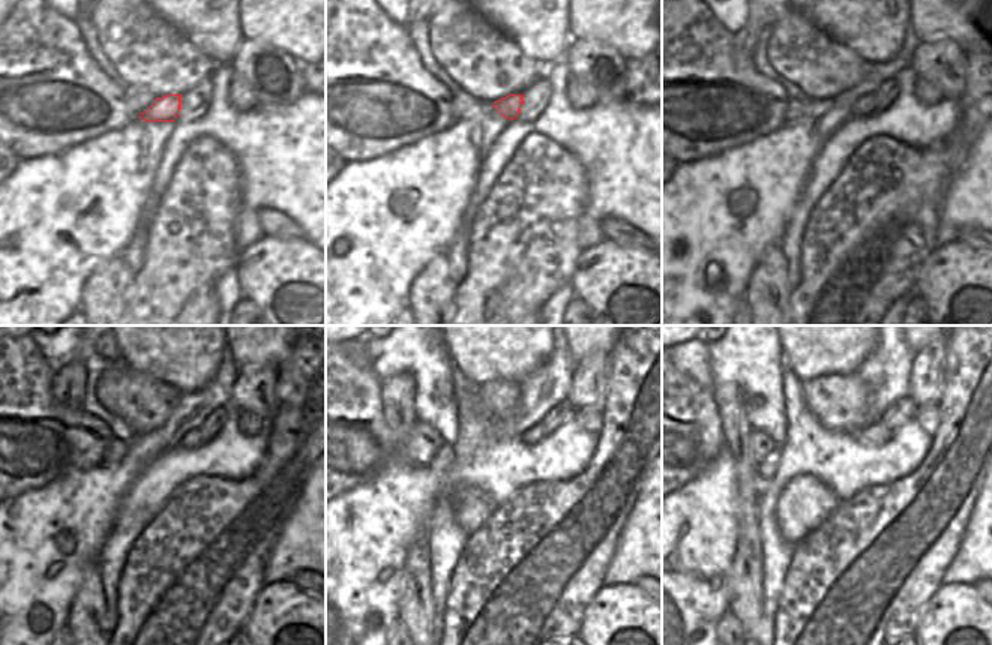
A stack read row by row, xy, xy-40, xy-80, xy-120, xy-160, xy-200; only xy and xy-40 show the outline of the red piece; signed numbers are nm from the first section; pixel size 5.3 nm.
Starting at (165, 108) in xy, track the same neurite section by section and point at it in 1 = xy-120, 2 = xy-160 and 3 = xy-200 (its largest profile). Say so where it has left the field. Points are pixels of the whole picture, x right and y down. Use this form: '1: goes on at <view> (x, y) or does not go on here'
1: goes on at xy-120 (192, 440)
2: goes on at xy-160 (535, 435)
3: goes on at xy-200 (877, 434)

